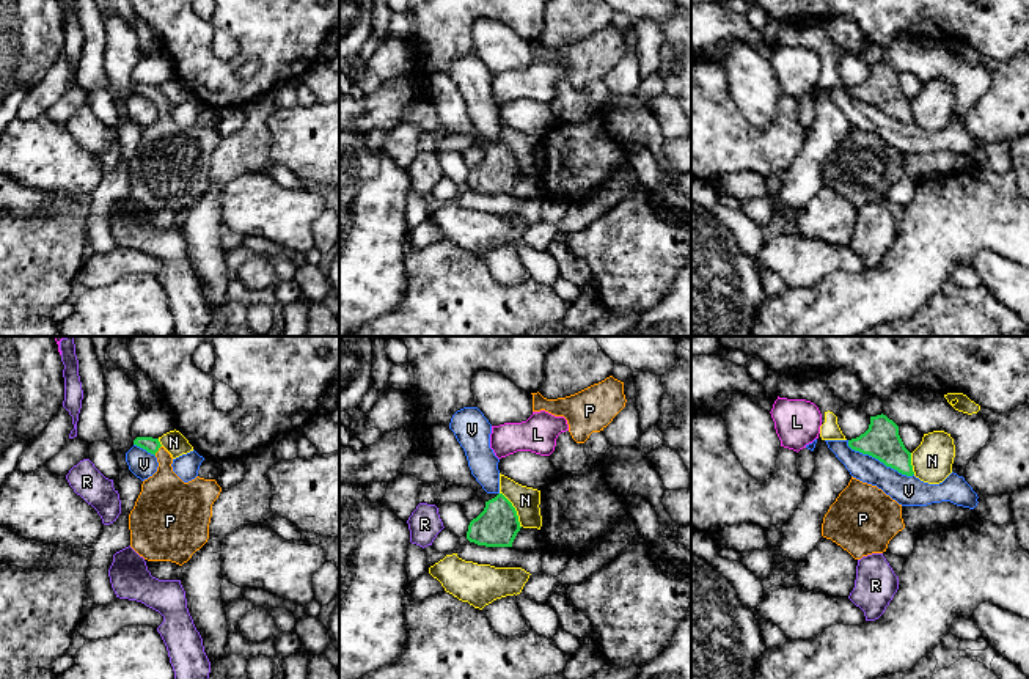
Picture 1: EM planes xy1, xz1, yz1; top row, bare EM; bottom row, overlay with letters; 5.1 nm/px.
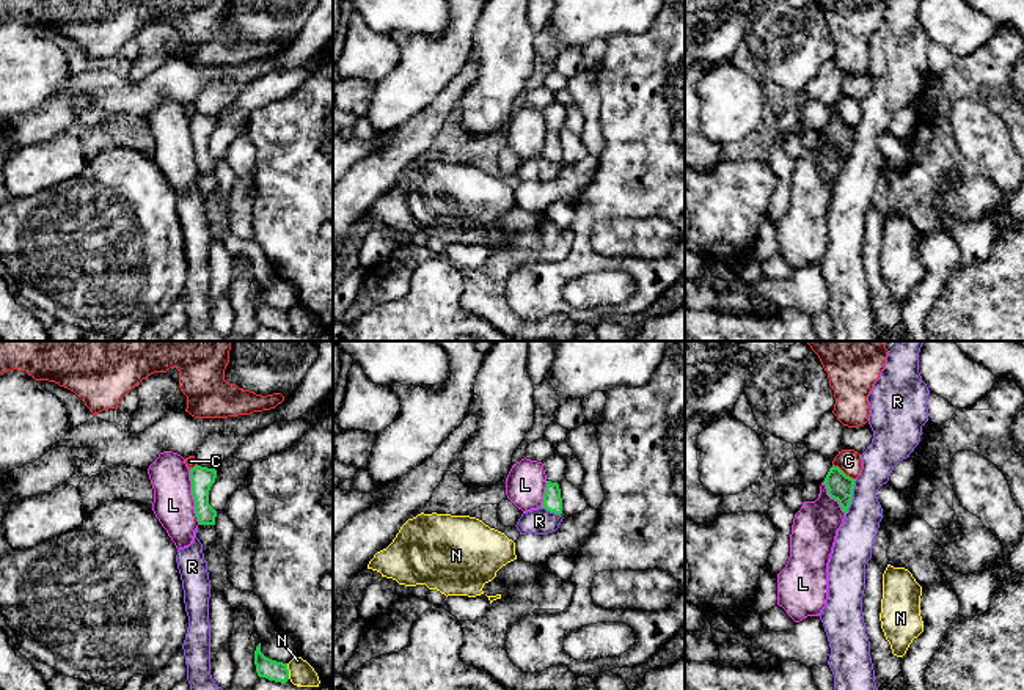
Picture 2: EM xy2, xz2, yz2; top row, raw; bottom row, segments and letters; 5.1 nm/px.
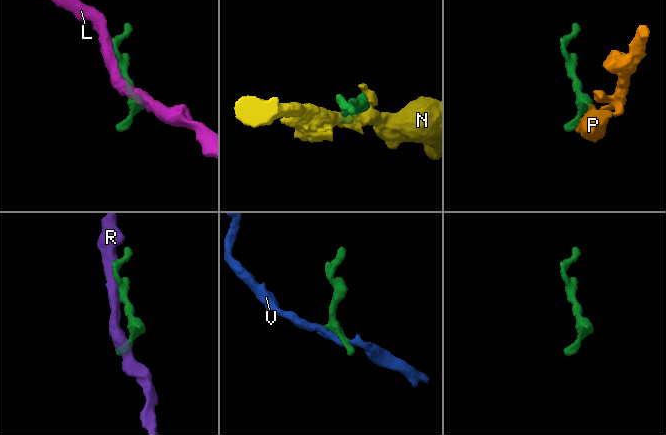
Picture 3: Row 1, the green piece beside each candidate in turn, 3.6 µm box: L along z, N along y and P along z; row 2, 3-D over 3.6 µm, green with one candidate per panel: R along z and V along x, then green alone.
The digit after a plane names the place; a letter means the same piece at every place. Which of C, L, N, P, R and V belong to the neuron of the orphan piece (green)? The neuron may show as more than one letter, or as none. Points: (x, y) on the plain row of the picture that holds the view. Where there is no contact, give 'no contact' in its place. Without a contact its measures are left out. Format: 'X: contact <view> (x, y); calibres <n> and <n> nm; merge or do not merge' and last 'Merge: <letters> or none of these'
C: contact yz2 (842, 120); calibres 130 and 120 nm; do not merge
L: contact xy2 (193, 145); calibres 120 and 220 nm; do not merge
N: contact xz1 (514, 157); calibres 220 and 140 nm; do not merge
P: contact xy1 (157, 98); calibres 80 and 240 nm; merge
R: contact yz2 (852, 145); calibres 130 and 200 nm; do not merge
V: contact yz1 (878, 107); calibres 190 and 160 nm; do not merge
Merge: P

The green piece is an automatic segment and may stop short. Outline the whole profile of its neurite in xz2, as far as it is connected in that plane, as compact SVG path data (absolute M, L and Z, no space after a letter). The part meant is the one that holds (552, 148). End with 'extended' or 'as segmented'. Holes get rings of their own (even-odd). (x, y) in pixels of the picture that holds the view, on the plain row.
M547 129L542 156L559 163L562 162L562 146L558 130Z | as segmented

